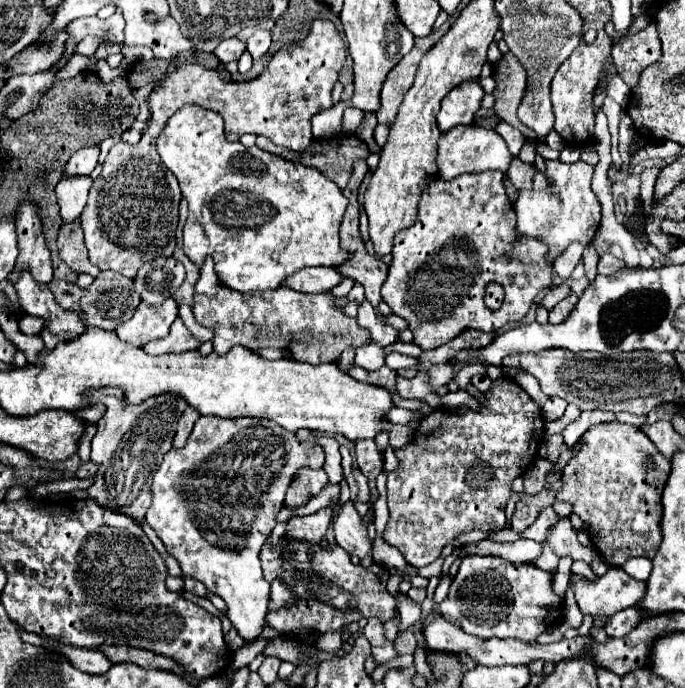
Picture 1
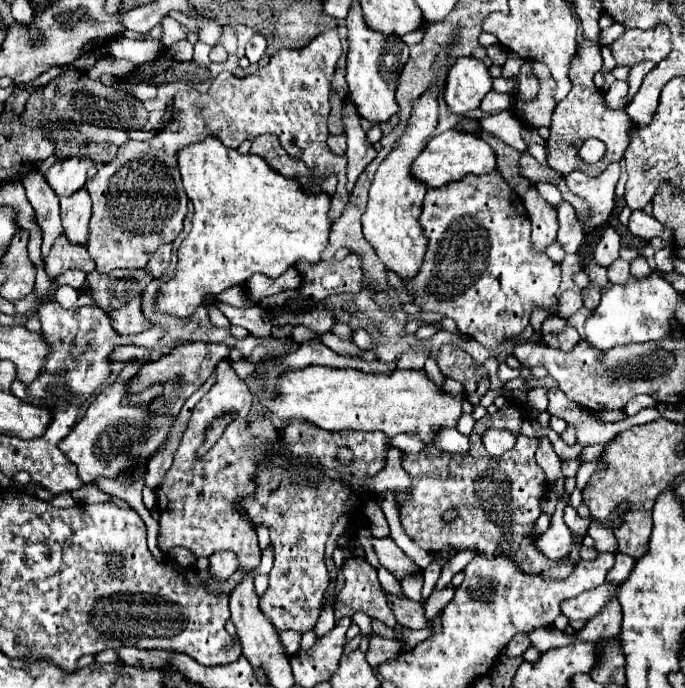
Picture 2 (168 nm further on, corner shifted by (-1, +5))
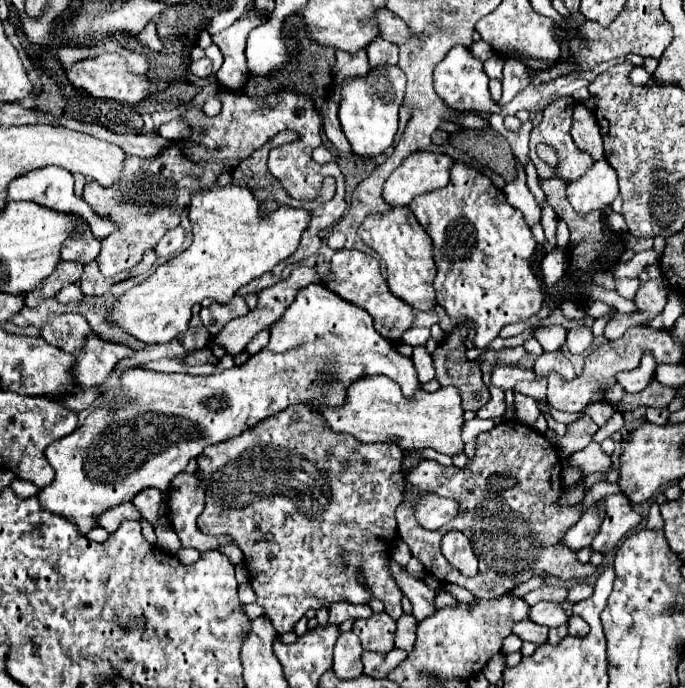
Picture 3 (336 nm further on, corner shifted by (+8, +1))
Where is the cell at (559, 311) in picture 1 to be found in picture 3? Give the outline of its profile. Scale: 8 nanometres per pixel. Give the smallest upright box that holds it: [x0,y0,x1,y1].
[533,350,575,378]

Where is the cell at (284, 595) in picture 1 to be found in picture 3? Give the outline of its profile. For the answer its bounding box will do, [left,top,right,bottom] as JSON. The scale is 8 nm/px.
[197,404,403,634]

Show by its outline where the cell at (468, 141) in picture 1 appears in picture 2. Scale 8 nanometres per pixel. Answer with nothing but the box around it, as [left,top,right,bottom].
[410,130,496,188]

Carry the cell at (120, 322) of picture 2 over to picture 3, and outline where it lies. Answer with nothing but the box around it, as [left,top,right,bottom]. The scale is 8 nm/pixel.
[55,284,83,304]

